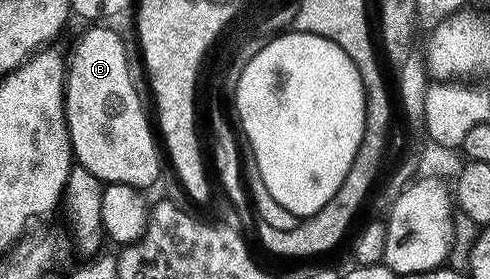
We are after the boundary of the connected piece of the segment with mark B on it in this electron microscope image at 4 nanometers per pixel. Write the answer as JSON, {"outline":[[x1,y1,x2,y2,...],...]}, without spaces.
{"outline":[[110,28,88,29,75,42,74,53,69,53,66,65,66,120,75,161,95,175,103,185,127,184,146,190,149,184,157,182,162,164,158,161,160,148,156,143,156,132,151,117,149,120,142,109,142,100,138,97,138,88,130,73,130,60,126,57,126,44]]}

